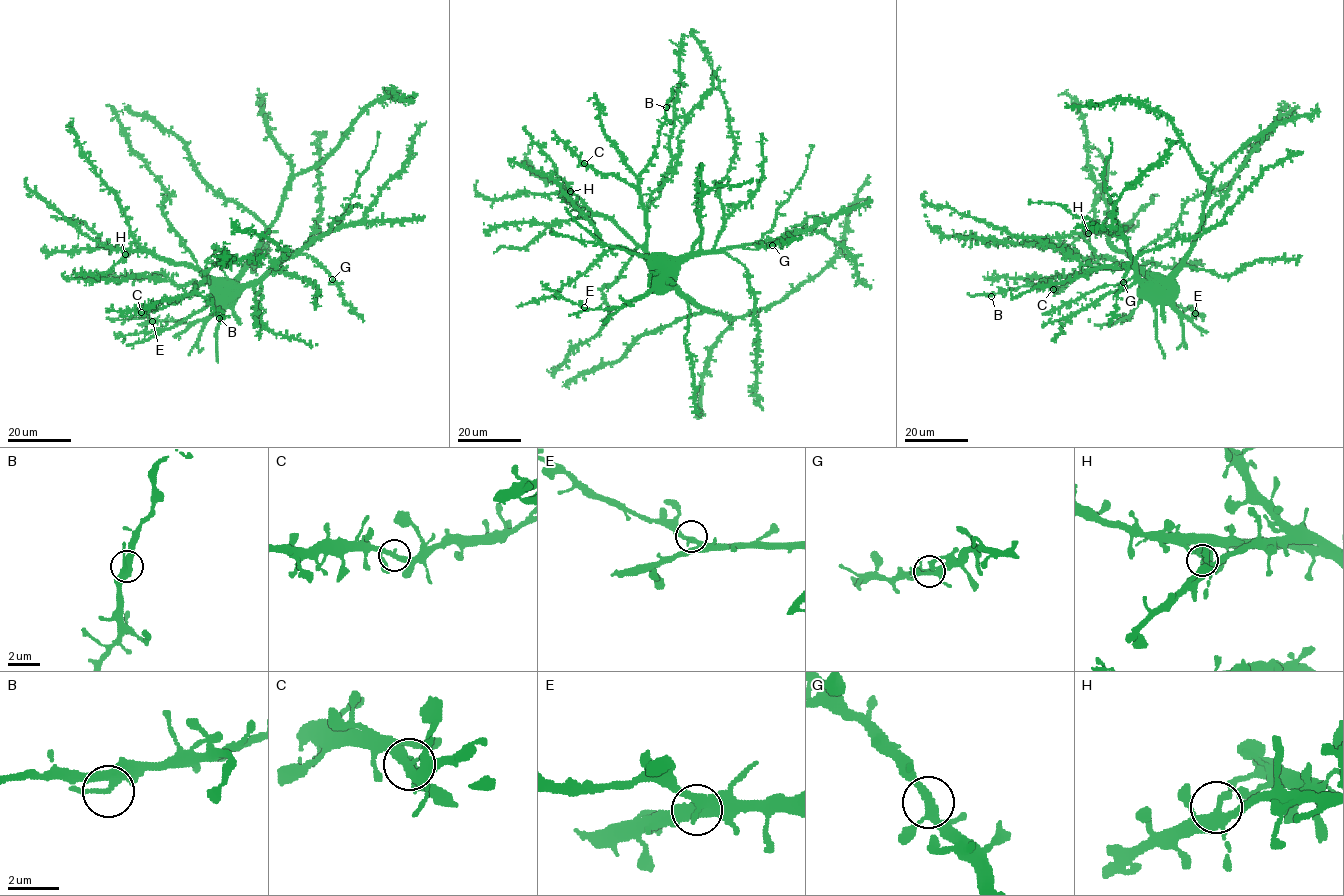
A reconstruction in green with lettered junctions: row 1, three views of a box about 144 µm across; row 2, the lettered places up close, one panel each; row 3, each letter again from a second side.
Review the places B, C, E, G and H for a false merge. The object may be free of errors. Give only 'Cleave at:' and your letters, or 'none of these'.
Cleave at: none of these

